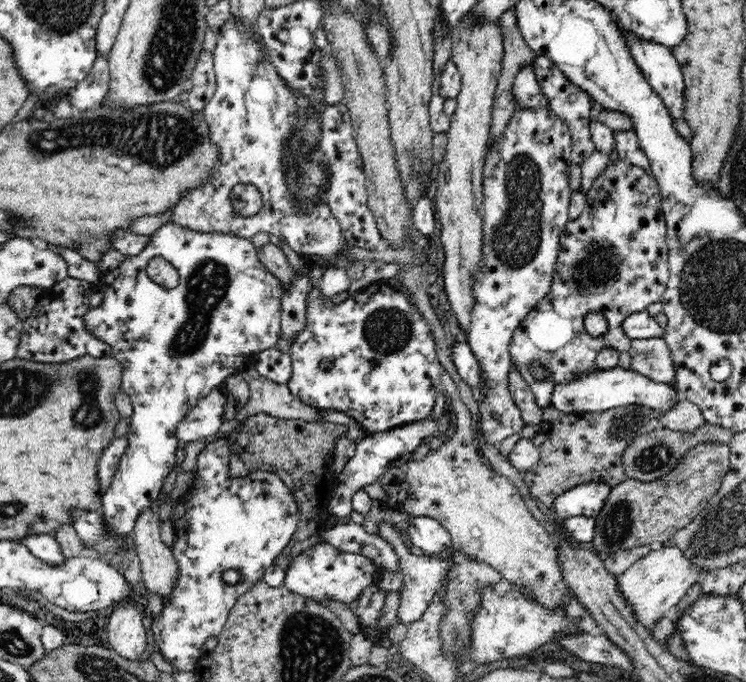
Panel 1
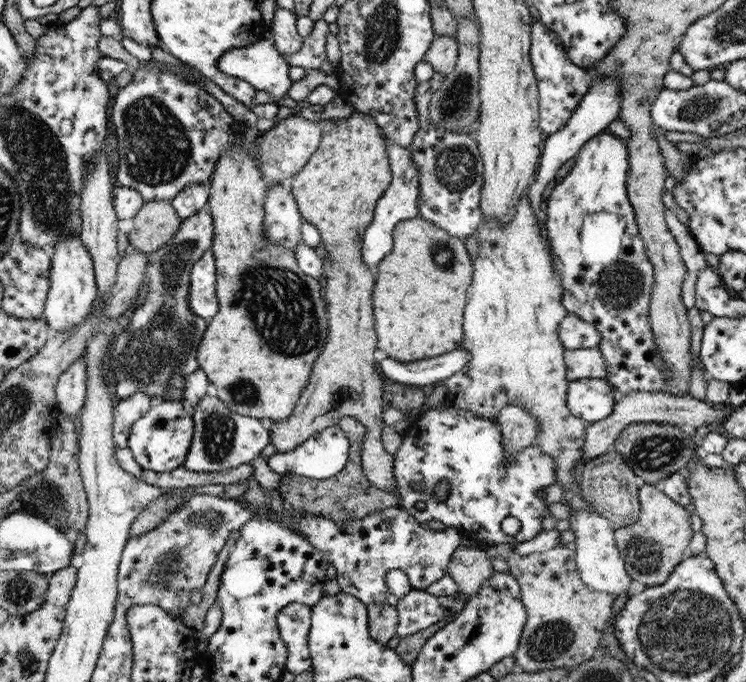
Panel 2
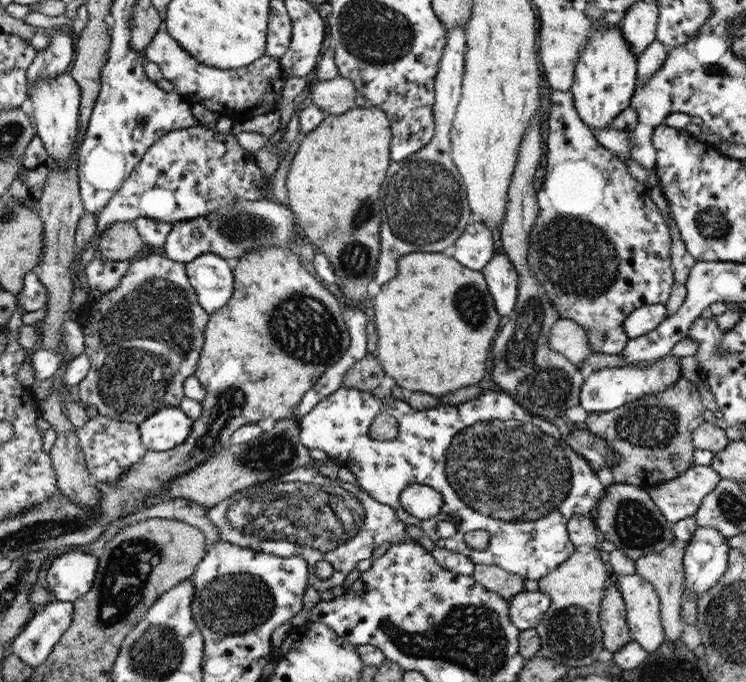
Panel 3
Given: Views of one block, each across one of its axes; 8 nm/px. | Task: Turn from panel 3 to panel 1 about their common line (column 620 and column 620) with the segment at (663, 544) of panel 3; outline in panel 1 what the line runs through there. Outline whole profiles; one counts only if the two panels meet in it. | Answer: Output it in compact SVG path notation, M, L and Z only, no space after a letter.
M702 442L690 448L682 461L666 477L652 482L627 478L613 486L605 505L595 516L595 533L591 538L592 549L604 562L618 550L638 546L657 546L692 522L707 502L716 494L730 467L729 445Z

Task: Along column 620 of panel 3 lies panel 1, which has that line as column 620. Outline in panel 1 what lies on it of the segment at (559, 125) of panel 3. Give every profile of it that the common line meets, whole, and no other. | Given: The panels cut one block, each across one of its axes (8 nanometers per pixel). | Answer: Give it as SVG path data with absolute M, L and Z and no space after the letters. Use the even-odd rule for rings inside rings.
M623 160L609 161L586 192L586 207L576 220L568 221L558 242L558 260L554 266L554 278L550 292L528 313L515 331L510 344L512 364L526 381L540 408L552 407L552 394L556 385L568 382L592 372L598 352L610 348L620 353L629 352L632 340L624 334L623 318L646 308L654 302L662 302L669 281L668 250L666 250L666 221L662 212L662 195L658 183L643 168ZM590 312L604 315L608 331L604 336L591 336L584 328L584 318ZM531 365L548 369L547 379L534 379Z

